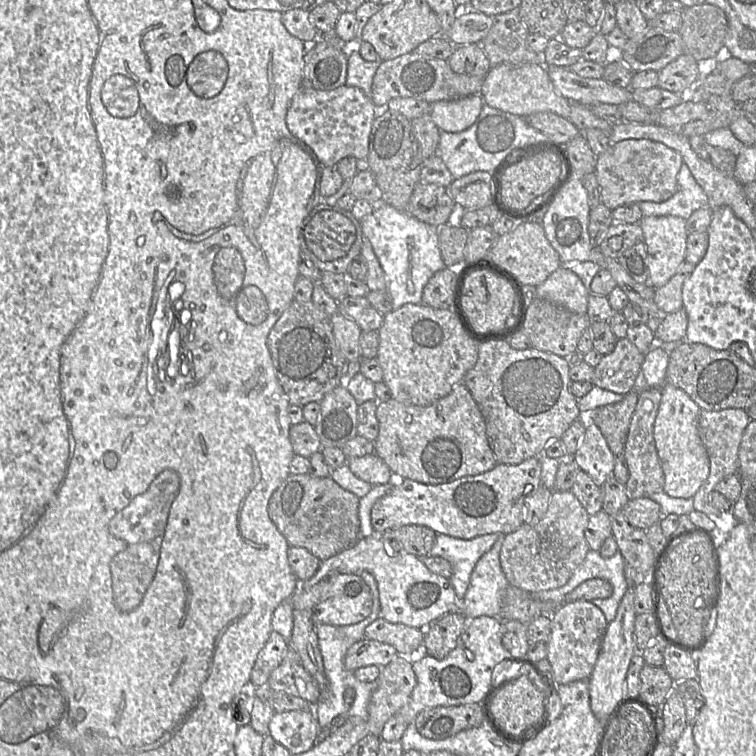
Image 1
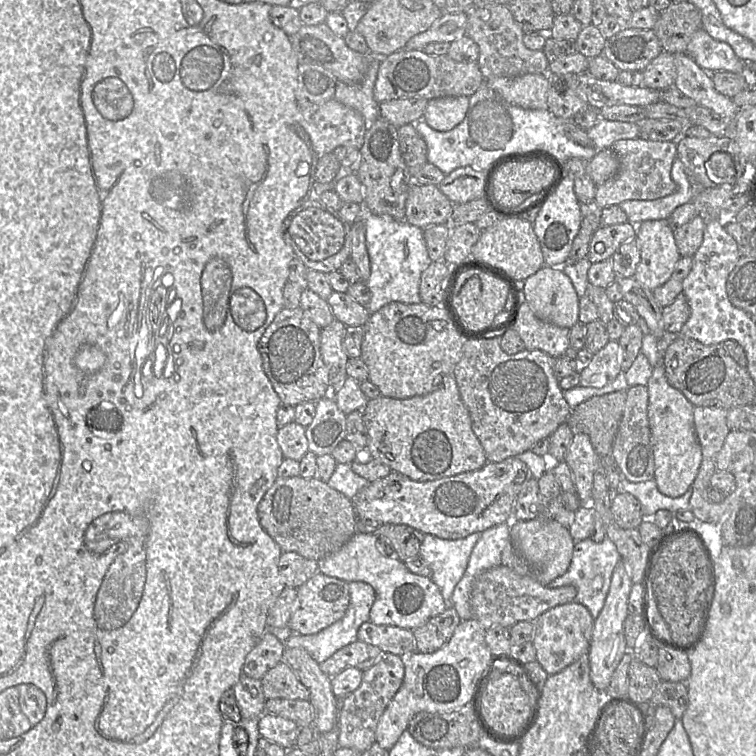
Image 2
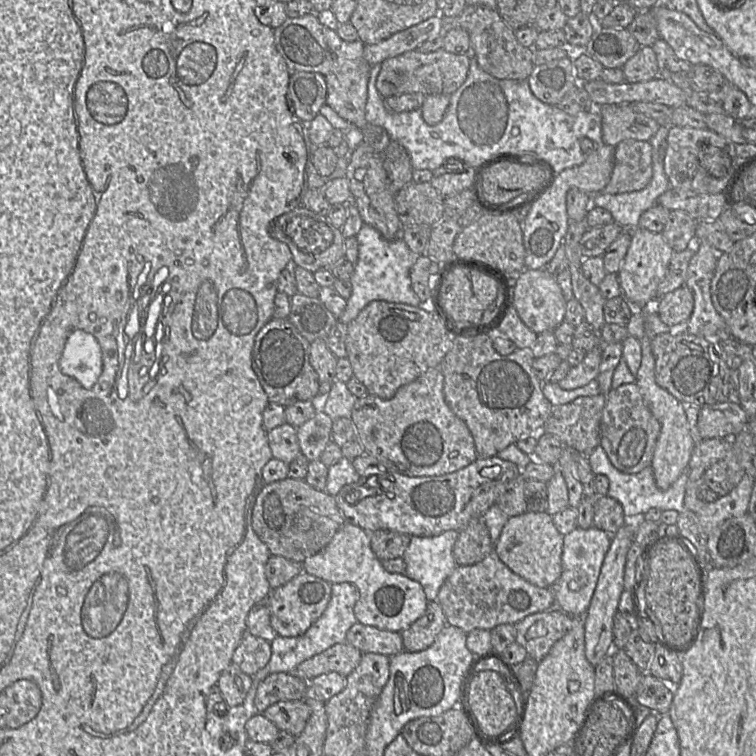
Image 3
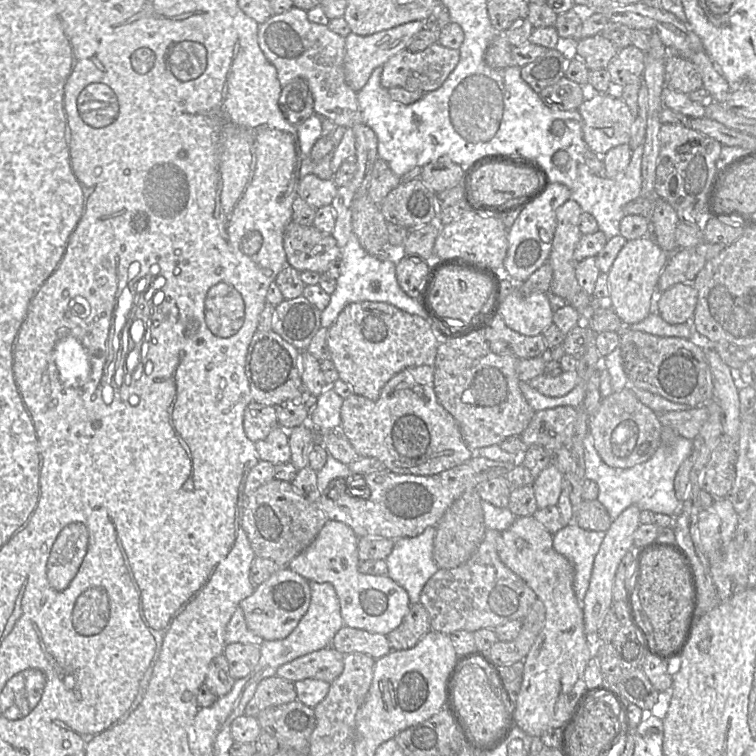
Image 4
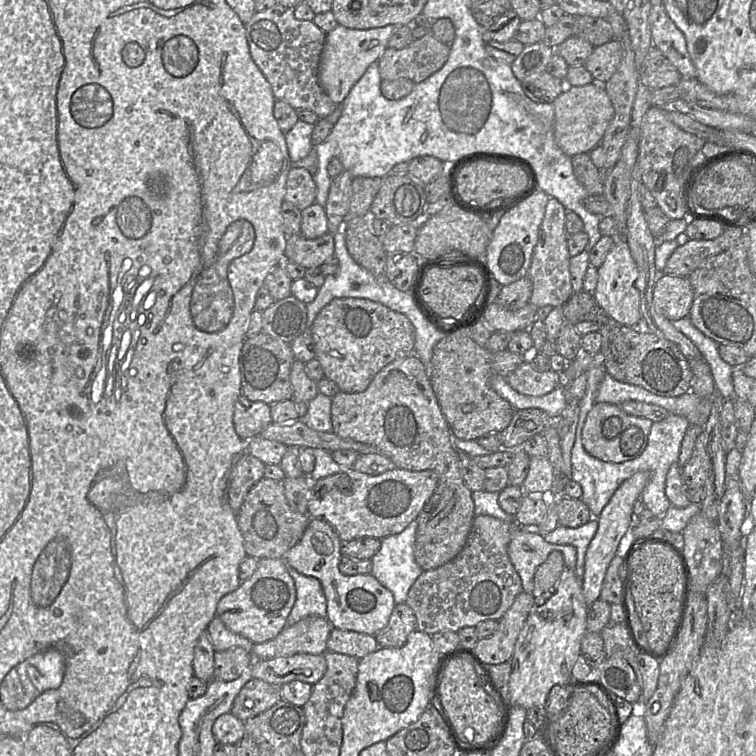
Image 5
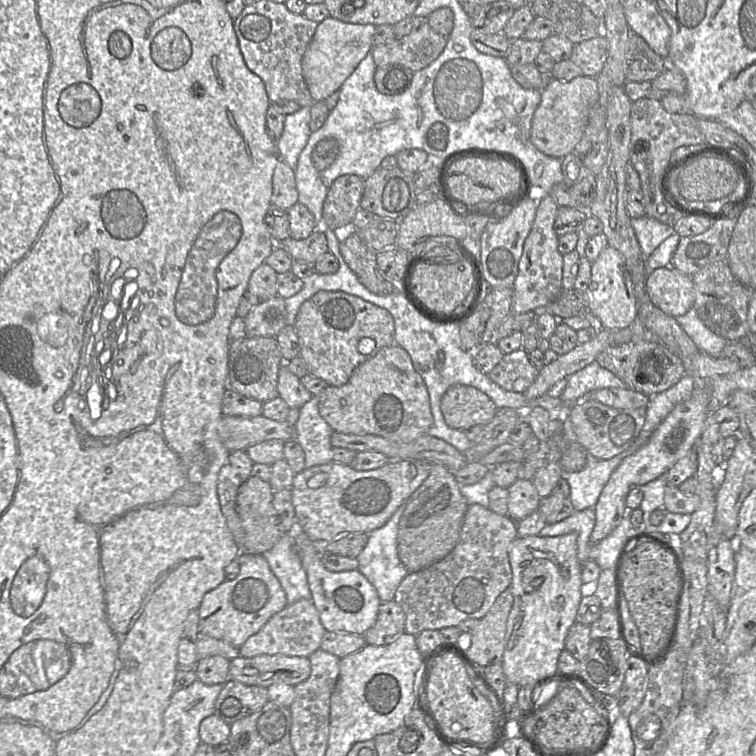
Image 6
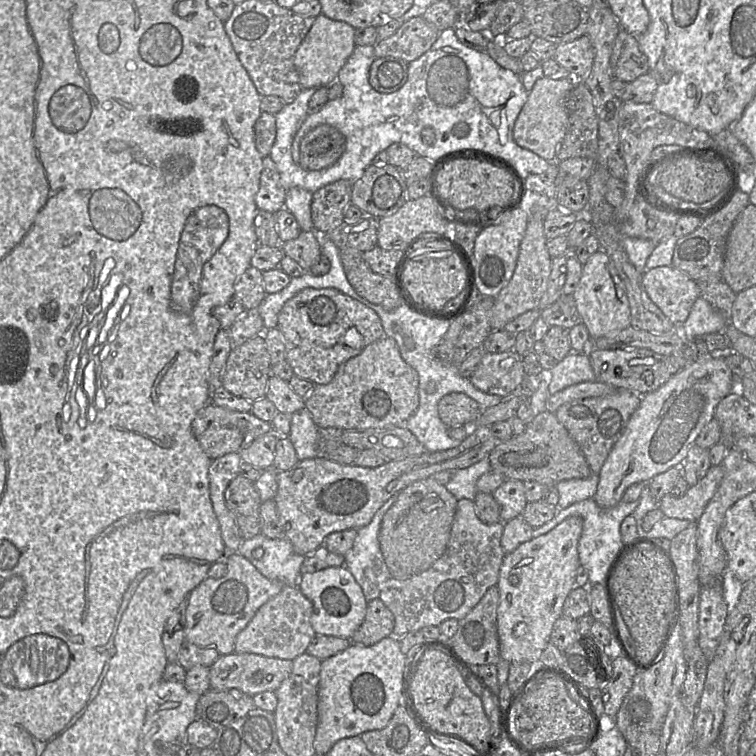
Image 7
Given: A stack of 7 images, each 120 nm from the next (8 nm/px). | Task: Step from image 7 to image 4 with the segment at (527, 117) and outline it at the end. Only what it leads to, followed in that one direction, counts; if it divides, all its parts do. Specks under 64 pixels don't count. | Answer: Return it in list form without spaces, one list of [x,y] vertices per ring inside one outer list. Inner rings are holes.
[[[592,92],[578,108],[583,118],[583,138],[598,155],[628,144],[634,116],[619,95]]]

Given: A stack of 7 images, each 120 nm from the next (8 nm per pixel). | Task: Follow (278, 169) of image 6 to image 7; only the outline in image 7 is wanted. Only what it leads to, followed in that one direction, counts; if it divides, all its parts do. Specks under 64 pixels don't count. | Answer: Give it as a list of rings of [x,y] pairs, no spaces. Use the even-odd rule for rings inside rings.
[[[271,157],[262,159],[262,172],[258,192],[255,195],[255,203],[259,210],[276,213],[284,208],[286,190],[283,188],[276,164]]]

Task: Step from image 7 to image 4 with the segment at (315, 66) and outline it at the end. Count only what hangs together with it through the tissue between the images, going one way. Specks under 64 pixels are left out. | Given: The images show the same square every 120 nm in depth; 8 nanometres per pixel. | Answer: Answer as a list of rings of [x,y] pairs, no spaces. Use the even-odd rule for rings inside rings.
[[[413,21],[371,35],[360,36],[351,32],[346,36],[344,71],[345,80],[350,88],[355,92],[362,89],[374,69],[383,66],[392,56],[407,49],[414,36],[423,29],[423,26],[424,21]]]

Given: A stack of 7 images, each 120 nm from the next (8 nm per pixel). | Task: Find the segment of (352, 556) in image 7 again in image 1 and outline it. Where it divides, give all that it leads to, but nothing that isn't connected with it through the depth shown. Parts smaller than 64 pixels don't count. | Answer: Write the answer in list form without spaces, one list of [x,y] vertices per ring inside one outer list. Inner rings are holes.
[[[437,534],[429,555],[446,559],[452,567],[449,580],[458,601],[465,595],[475,564],[494,543],[504,535],[485,534],[472,539],[461,539]]]

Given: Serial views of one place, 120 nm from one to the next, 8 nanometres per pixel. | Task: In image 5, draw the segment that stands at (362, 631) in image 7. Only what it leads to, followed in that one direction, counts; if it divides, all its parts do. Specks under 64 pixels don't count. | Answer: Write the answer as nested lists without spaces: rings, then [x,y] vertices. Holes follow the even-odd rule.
[[[396,604],[386,626],[373,635],[379,647],[399,648],[406,643],[408,635],[417,629],[413,610],[407,604]]]

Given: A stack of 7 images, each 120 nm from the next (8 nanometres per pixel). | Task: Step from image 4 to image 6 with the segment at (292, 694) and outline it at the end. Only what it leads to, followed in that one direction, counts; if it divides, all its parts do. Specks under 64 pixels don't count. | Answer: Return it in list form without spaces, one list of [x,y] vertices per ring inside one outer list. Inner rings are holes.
[[[228,680],[215,701],[213,715],[231,725],[258,711],[268,702],[267,688]]]

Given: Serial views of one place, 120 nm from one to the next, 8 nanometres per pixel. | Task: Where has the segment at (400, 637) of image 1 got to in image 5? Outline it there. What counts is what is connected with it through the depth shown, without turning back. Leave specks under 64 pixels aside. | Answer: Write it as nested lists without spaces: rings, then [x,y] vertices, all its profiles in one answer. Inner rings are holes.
[[[333,627],[327,640],[327,650],[357,659],[376,651],[379,645],[373,635]]]

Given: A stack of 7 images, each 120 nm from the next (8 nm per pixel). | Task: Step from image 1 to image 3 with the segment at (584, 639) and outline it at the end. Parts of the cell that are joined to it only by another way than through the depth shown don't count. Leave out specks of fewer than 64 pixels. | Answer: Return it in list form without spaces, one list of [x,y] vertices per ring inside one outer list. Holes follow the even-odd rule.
[[[551,608],[529,615],[513,625],[516,629],[515,642],[523,646],[528,655],[539,663],[547,655],[554,643],[570,629],[572,626],[572,617],[560,608]]]

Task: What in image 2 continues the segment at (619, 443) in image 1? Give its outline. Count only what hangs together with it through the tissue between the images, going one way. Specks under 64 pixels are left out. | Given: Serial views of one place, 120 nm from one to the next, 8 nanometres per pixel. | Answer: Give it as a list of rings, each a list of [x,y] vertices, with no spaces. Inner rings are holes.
[[[626,390],[593,396],[571,409],[566,423],[574,433],[585,433],[601,458],[611,457],[613,442],[624,411]]]

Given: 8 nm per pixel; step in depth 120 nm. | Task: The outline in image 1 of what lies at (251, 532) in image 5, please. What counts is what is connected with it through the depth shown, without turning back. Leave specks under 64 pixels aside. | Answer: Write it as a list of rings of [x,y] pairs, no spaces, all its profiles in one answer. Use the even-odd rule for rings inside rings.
[[[290,474],[272,494],[268,503],[268,515],[289,547],[305,548],[320,561],[324,561],[349,548],[361,538],[358,508],[359,498],[339,486],[330,476]]]

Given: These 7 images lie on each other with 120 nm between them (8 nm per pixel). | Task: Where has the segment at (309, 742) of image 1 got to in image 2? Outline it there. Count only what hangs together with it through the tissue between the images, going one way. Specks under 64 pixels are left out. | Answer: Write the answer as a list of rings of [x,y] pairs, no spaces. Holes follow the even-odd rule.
[[[264,713],[258,722],[258,731],[262,738],[276,743],[285,750],[291,750],[300,733],[300,728],[291,720]]]

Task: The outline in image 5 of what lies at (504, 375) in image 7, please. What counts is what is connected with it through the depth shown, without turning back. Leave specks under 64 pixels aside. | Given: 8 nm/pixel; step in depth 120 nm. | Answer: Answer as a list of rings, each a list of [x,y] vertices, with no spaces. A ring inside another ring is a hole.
[[[526,359],[517,369],[504,376],[508,384],[517,392],[542,396],[561,385],[561,376],[556,371],[537,371]]]

